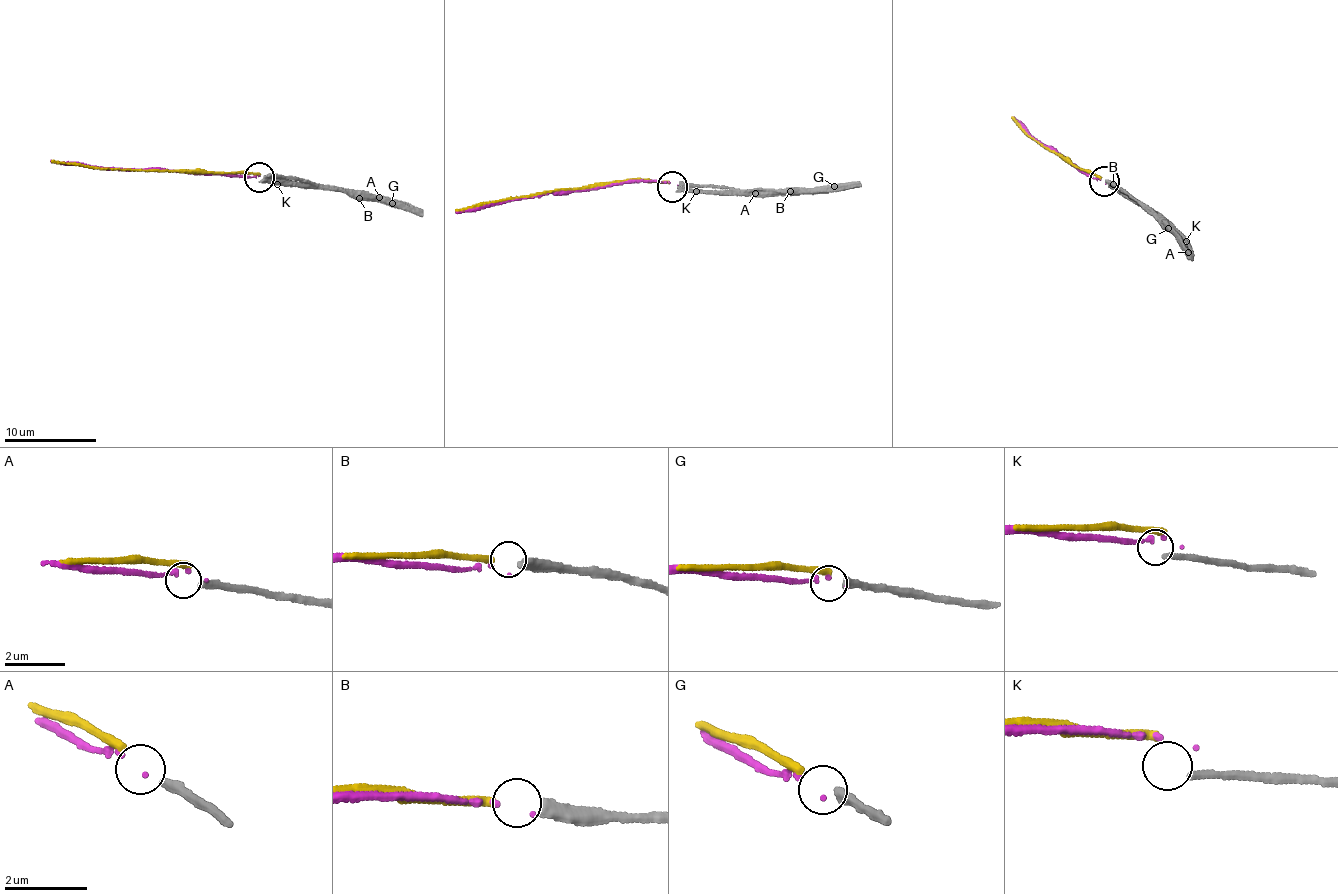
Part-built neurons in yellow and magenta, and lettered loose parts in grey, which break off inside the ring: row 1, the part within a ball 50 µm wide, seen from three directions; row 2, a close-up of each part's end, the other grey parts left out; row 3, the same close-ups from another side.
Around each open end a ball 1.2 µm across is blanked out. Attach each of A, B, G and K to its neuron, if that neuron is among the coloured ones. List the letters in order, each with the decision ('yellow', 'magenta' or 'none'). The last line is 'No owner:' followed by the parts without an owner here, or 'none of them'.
A: none
B: yellow
G: none
K: none
No owner: A, G, K

